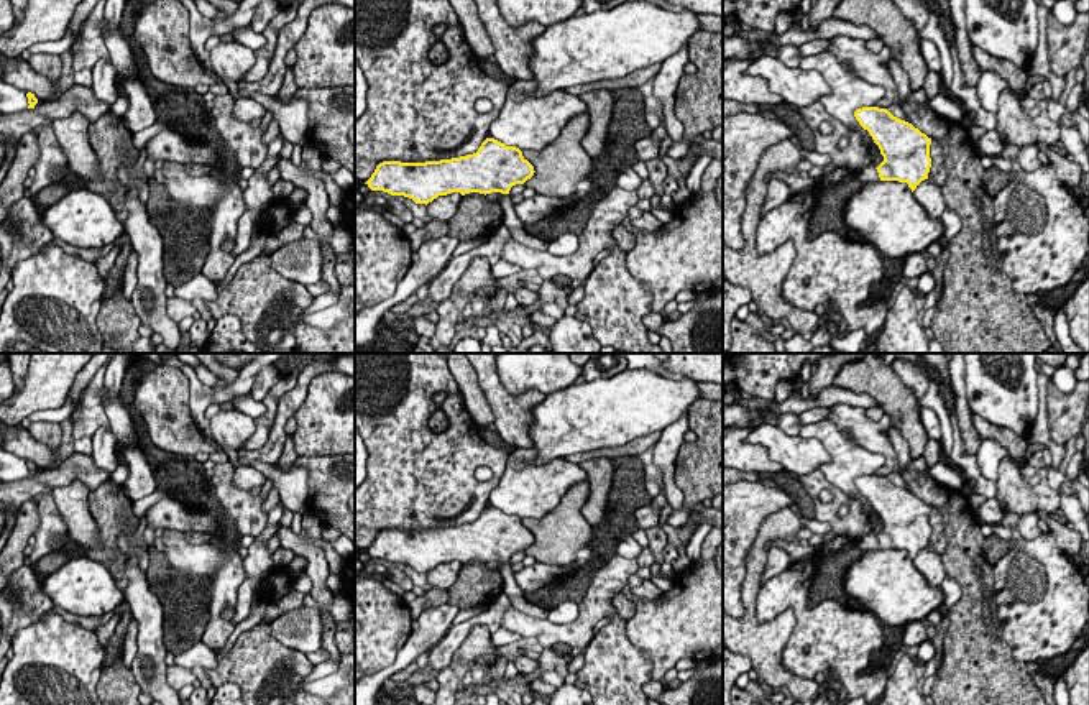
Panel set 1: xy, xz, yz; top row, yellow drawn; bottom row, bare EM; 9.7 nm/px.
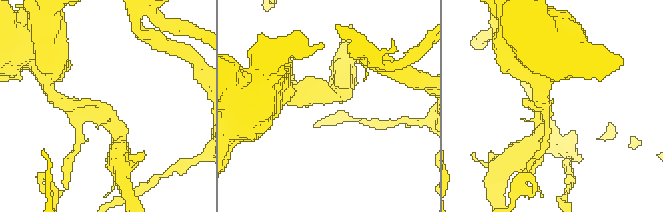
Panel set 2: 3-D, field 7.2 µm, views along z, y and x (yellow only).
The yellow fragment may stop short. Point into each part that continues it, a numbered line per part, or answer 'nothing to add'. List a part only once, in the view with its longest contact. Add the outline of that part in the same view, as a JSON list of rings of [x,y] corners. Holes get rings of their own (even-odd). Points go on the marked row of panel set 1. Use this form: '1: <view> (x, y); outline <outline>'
1: xz (510, 219); outline [[[503,194],[499,197],[499,205],[503,209],[503,223],[511,230],[511,237],[529,247],[529,248],[534,248],[534,250],[547,250],[547,243],[544,243],[542,240],[529,235],[526,230],[524,230],[524,223],[519,220],[519,217],[516,215],[516,210],[514,210],[514,202],[511,200],[511,194]]]

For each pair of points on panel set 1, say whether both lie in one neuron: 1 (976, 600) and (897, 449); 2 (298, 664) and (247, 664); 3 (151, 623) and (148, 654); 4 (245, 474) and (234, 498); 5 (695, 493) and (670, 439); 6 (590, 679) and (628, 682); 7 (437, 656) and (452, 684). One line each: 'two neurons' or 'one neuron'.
1: one neuron
2: one neuron
3: one neuron
4: two neurons
5: two neurons
6: one neuron
7: two neurons

